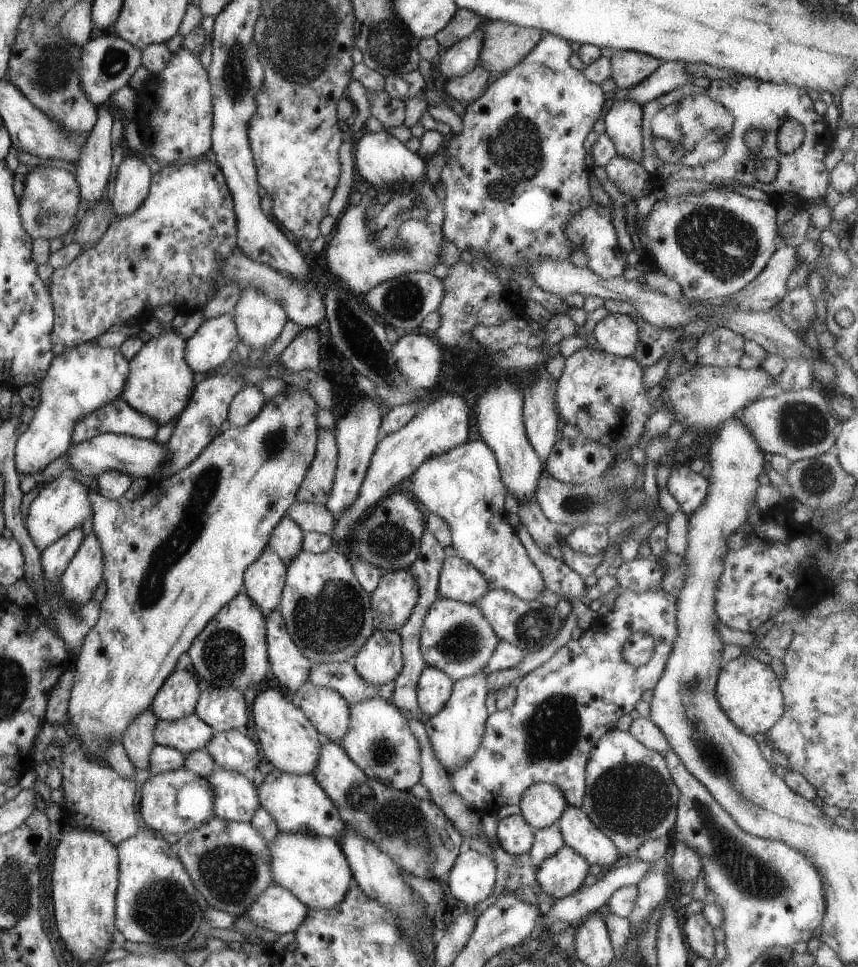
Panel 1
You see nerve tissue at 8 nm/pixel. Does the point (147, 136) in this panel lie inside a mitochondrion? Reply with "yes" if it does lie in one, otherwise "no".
no

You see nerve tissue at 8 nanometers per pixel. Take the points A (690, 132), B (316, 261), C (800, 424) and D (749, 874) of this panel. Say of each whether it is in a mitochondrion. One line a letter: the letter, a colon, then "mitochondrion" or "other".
A: mitochondrion
B: other
C: mitochondrion
D: mitochondrion

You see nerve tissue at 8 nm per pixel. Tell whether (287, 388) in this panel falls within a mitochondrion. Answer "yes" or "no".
no

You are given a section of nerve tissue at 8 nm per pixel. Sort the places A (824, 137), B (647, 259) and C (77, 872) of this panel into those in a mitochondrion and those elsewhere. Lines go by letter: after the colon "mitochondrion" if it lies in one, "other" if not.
A: other
B: other
C: other

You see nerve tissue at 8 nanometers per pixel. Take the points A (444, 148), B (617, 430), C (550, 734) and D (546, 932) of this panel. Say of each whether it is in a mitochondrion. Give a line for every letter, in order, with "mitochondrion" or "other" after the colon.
A: other
B: other
C: mitochondrion
D: other

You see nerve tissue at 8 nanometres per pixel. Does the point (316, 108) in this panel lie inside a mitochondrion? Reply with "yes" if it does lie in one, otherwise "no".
no

